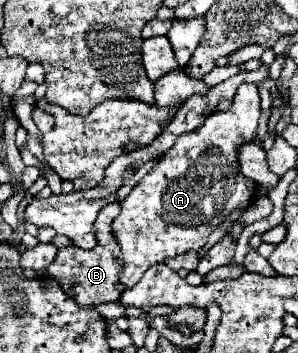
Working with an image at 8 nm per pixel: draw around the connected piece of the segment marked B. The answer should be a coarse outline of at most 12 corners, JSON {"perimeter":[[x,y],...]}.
{"perimeter":[[120,202],[96,222],[96,246],[58,248],[48,276],[80,306],[116,302]]}

